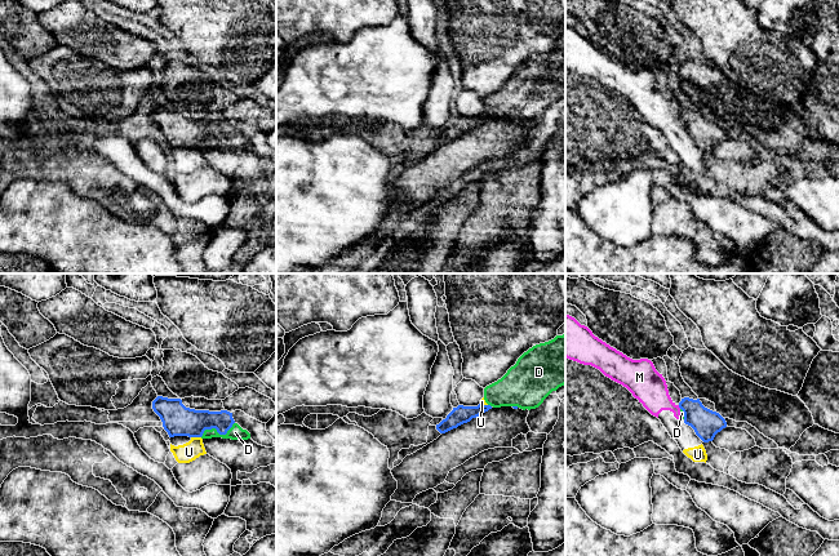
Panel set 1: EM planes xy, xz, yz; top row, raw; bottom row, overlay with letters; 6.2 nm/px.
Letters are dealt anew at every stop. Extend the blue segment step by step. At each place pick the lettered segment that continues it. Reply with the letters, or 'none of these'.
D

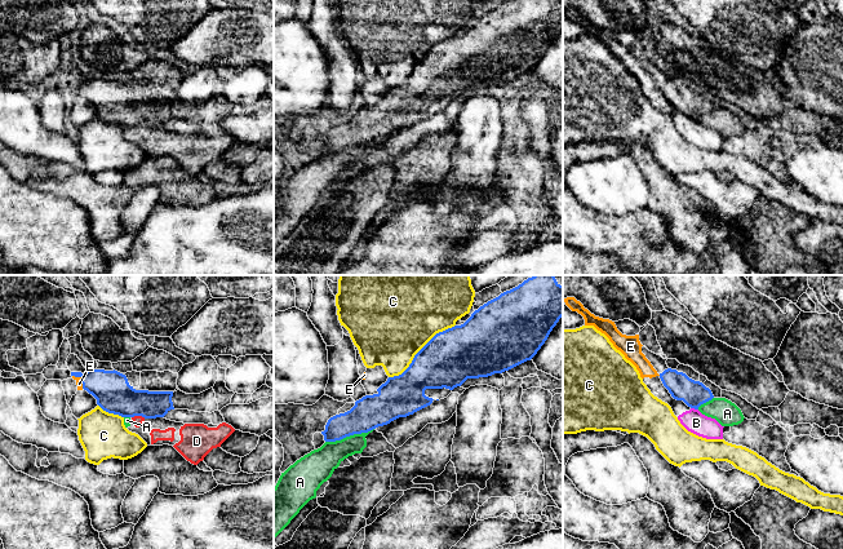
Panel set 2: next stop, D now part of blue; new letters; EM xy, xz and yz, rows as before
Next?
none of these

